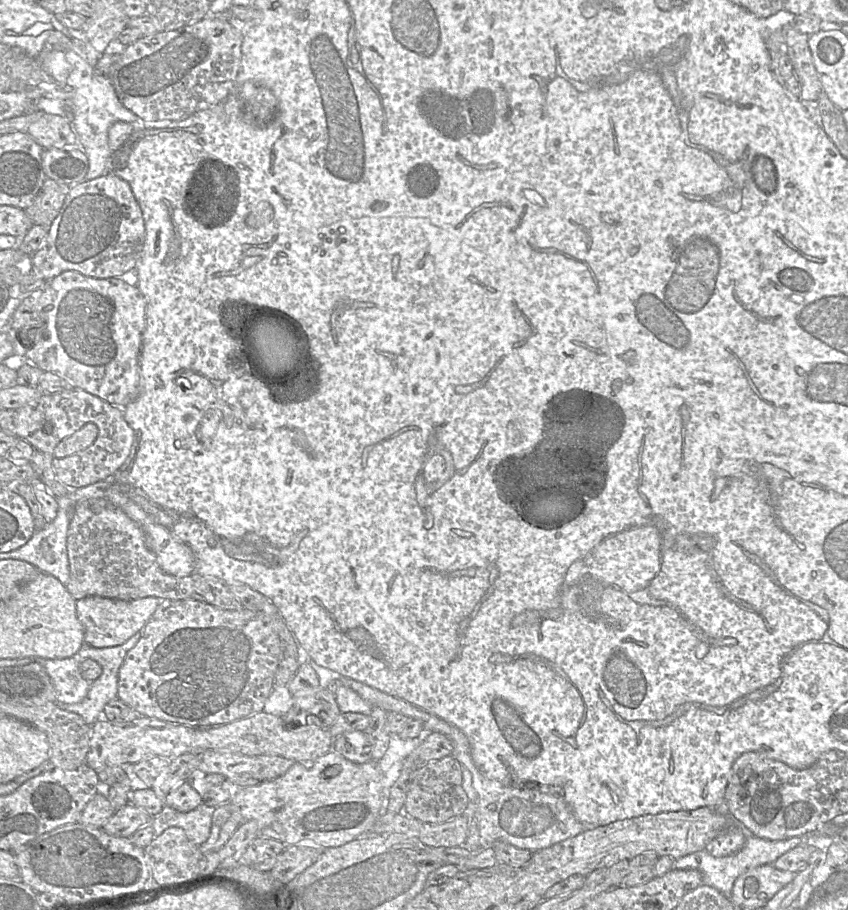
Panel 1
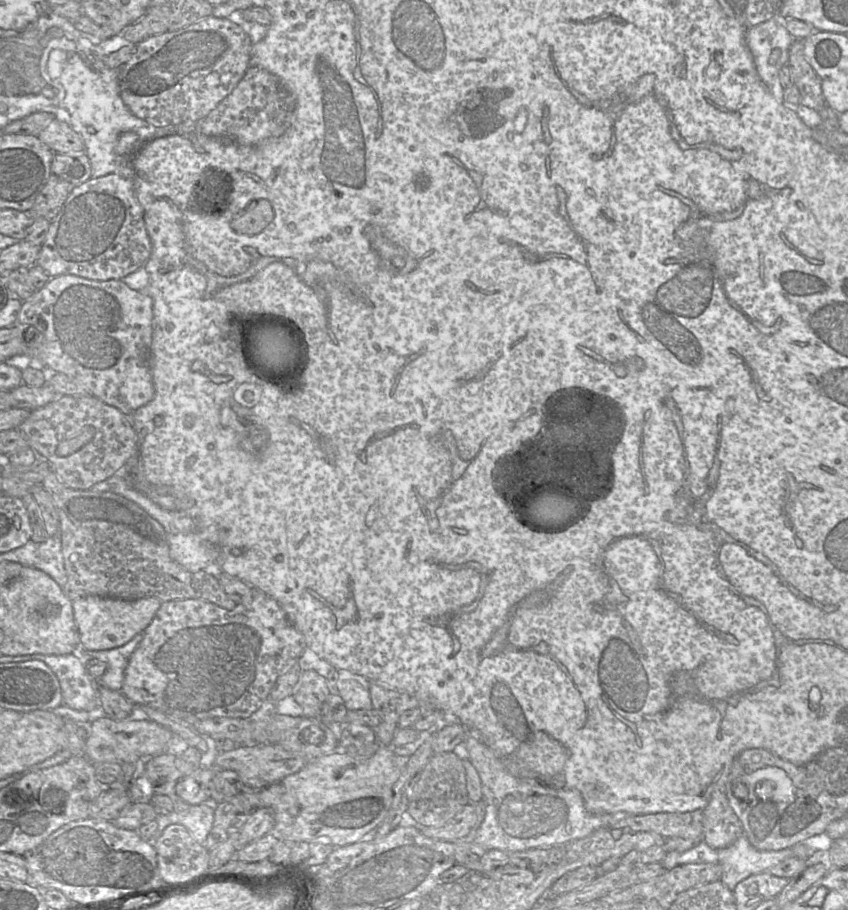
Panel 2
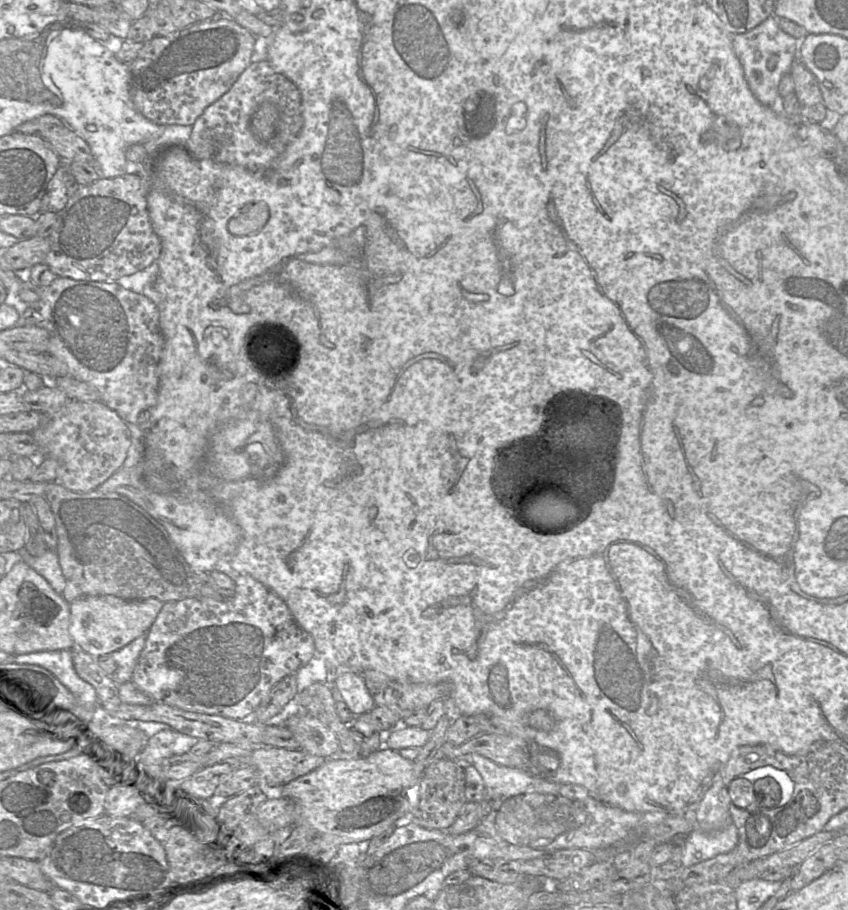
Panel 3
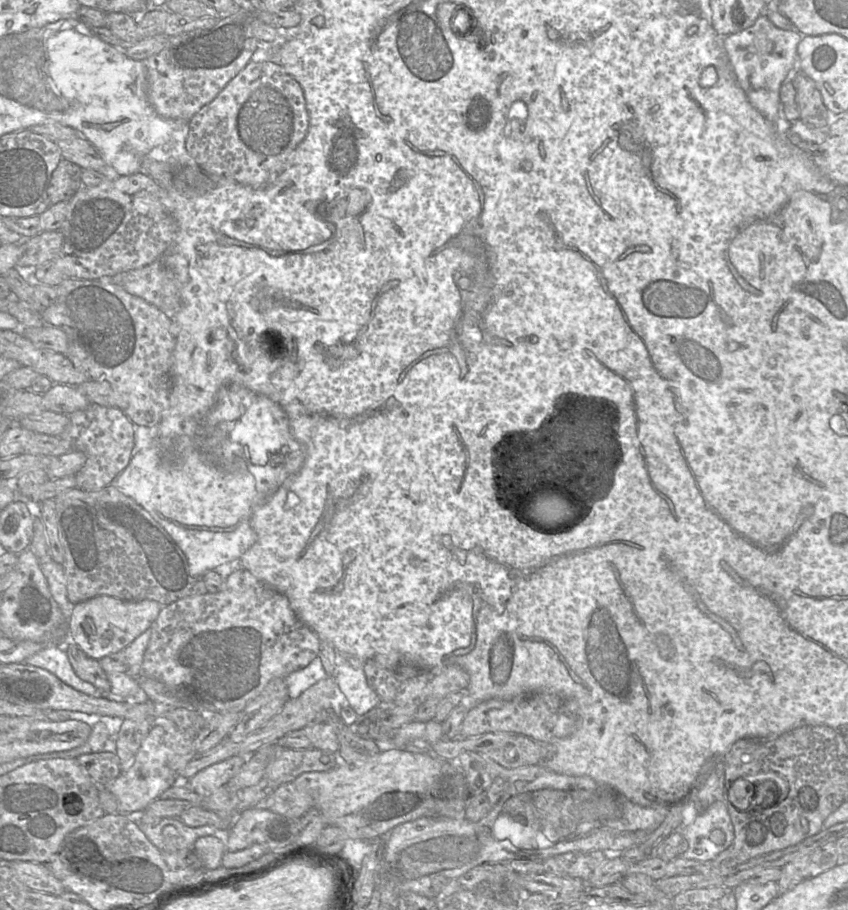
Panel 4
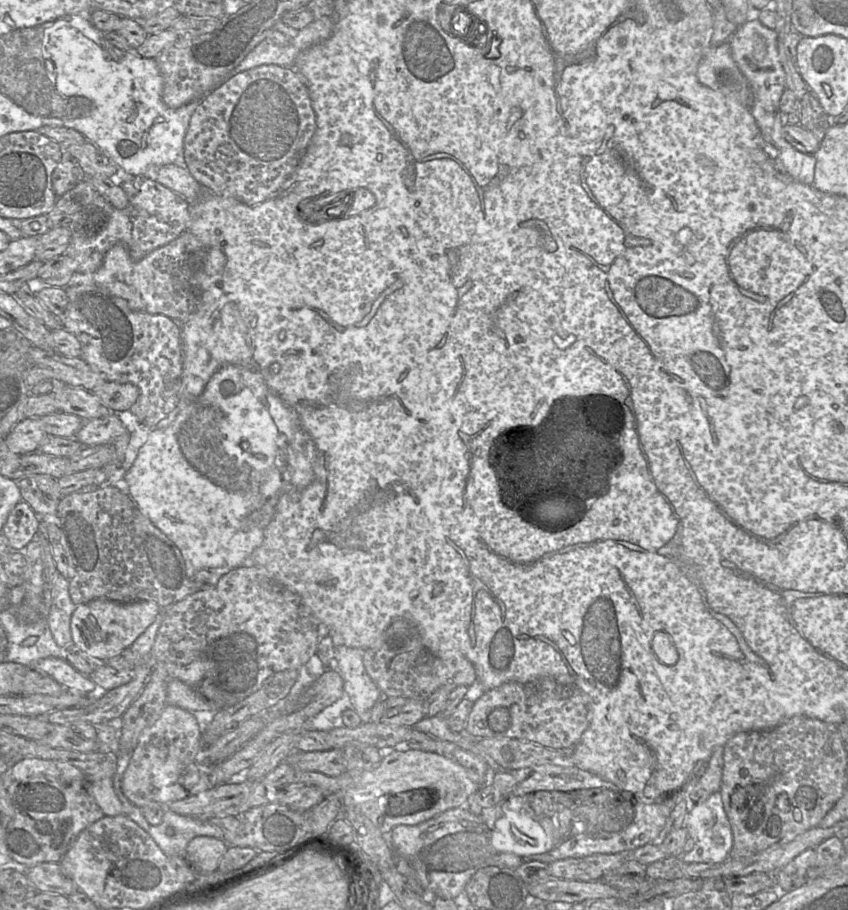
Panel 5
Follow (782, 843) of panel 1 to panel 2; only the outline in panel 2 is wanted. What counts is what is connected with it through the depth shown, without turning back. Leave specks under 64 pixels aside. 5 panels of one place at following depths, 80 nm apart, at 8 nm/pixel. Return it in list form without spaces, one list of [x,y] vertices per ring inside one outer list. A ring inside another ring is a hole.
[[[742,834],[733,844],[721,849],[711,848],[704,840],[702,840],[693,848],[681,853],[677,863],[678,866],[685,864],[718,863],[723,869],[720,881],[733,891],[736,885],[742,880],[751,875],[765,872],[788,857],[792,857],[791,848],[777,851],[758,850],[751,845],[746,835]]]

